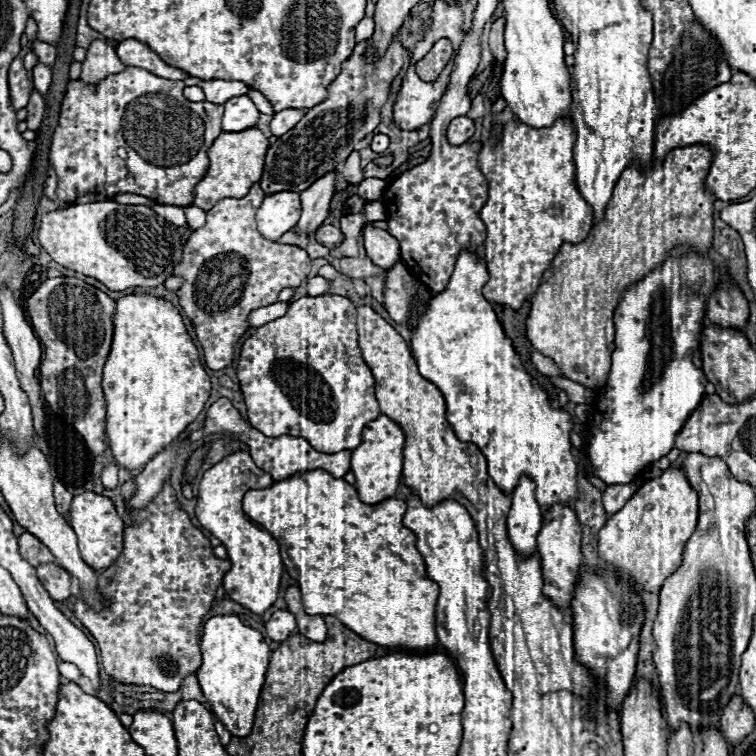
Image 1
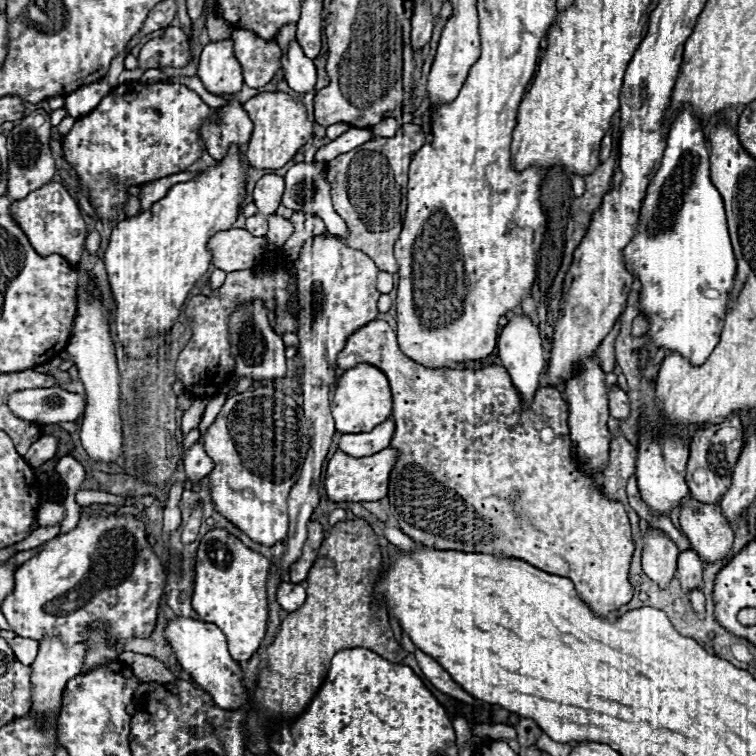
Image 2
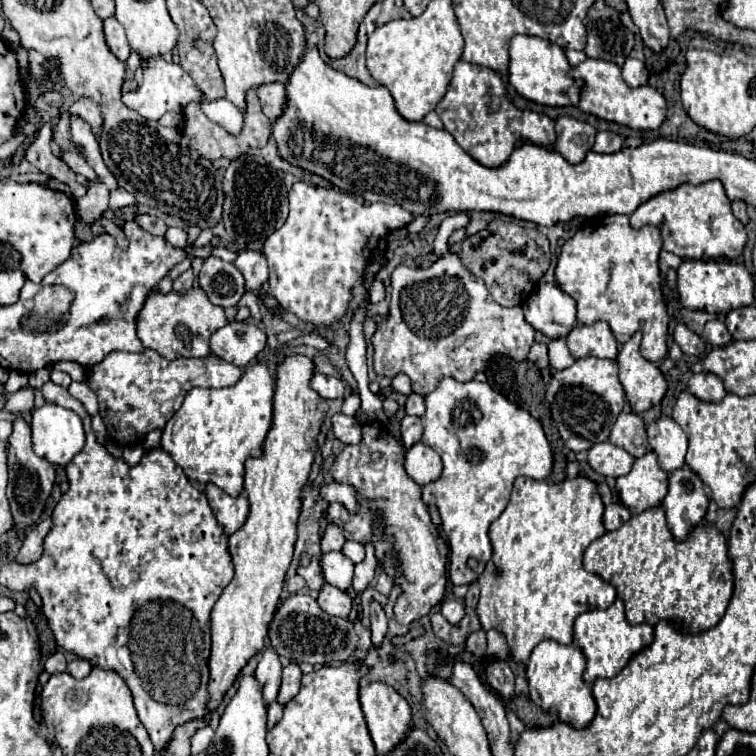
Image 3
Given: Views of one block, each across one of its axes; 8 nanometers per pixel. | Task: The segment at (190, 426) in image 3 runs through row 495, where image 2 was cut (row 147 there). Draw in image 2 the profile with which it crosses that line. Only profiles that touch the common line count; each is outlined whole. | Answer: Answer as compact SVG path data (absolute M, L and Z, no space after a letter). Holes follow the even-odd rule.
M232 144L226 156L220 162L216 162L216 166L204 168L202 174L192 178L190 182L174 184L166 192L166 196L154 202L146 212L120 220L114 226L110 236L110 246L104 254L104 262L106 262L110 288L116 300L118 338L124 344L124 350L128 356L148 358L148 356L154 356L158 348L164 344L162 334L168 328L172 328L188 292L194 288L196 280L210 266L212 256L208 250L204 250L208 238L220 230L232 228L232 224L240 214L242 202L246 198L246 184L248 184L248 164L244 164L238 146Z

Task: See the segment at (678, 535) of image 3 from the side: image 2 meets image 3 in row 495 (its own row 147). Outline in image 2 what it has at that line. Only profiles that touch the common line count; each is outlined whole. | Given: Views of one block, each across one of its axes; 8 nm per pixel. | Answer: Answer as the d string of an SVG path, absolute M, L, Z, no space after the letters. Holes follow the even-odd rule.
M686 104L678 110L670 126L662 166L652 178L640 210L640 226L636 238L624 250L628 268L636 272L642 284L638 308L648 316L652 324L648 336L656 346L666 346L668 350L686 356L696 366L706 362L720 340L724 314L730 302L732 280L736 274L736 258L730 246L724 204L720 192L710 182L708 156L710 154L706 148L702 124L696 120L692 106Z

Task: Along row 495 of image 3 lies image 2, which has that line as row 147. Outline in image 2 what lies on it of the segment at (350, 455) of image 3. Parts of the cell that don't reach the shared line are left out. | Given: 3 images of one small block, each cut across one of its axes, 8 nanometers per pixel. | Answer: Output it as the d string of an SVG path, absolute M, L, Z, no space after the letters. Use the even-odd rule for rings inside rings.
M404 124L398 128L396 136L372 138L366 144L328 162L332 204L350 230L346 244L362 250L368 258L372 258L380 272L398 272L392 248L400 236L406 214L408 164L412 160L412 154L416 154L426 144L424 136L426 134L418 124Z

